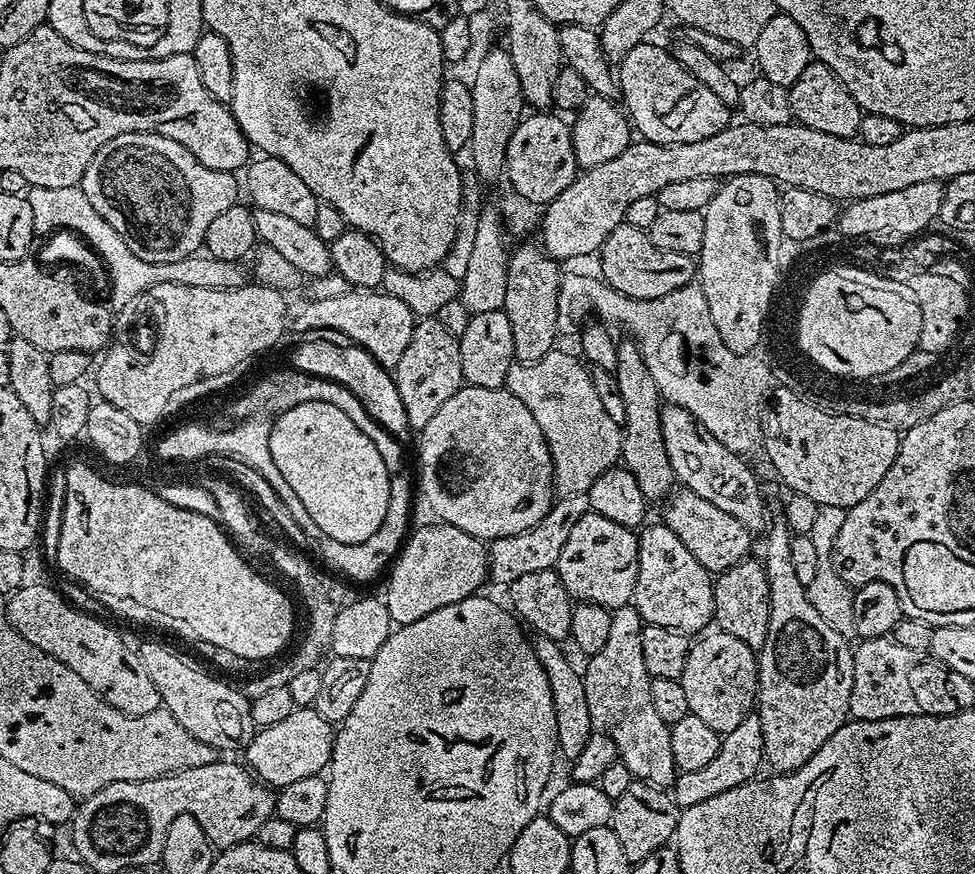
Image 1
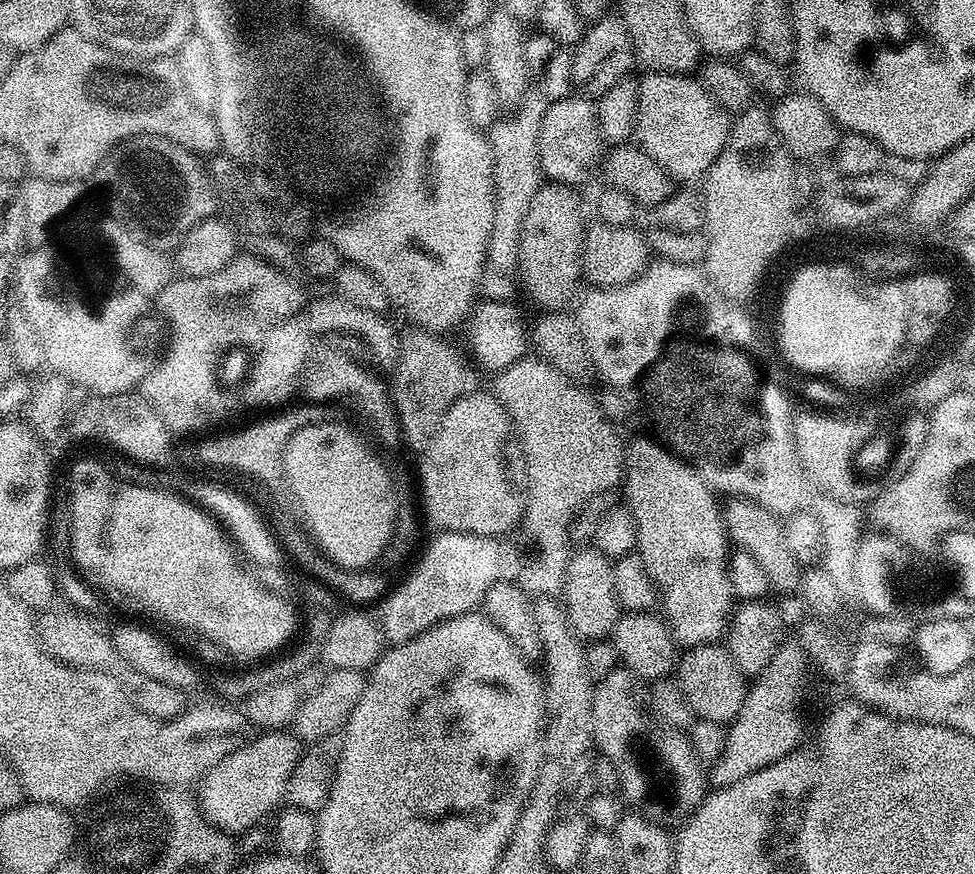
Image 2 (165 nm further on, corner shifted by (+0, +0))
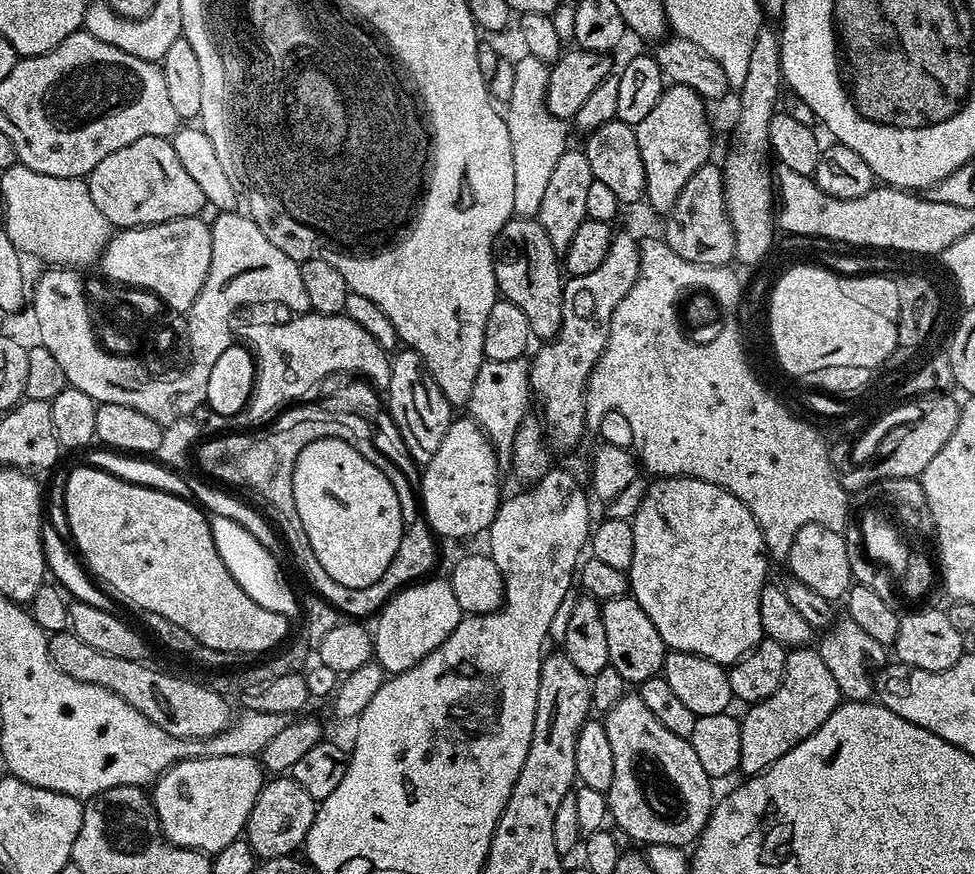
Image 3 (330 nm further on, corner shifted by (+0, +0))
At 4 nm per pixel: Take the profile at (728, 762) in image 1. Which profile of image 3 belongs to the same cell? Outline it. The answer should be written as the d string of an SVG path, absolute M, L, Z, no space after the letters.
M812 646L791 649L786 658L786 674L782 686L778 686L770 698L751 705L745 711L748 713L740 720L742 758L739 771L744 772L745 777L765 772L770 765L778 762L778 758L782 758L782 754L794 750L798 742L810 738L810 734L814 734L814 730L818 730L822 722L834 714L840 703L842 697L838 682L834 682L819 651Z

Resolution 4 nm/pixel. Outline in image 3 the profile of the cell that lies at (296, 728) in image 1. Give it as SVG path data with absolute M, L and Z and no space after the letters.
M199 756L193 760L179 760L172 765L151 785L150 795L160 823L160 831L164 833L169 844L179 848L195 848L205 854L215 854L222 850L222 846L230 846L230 842L241 839L242 833L248 827L250 810L254 810L254 802L264 789L265 783L266 772L257 757Z

